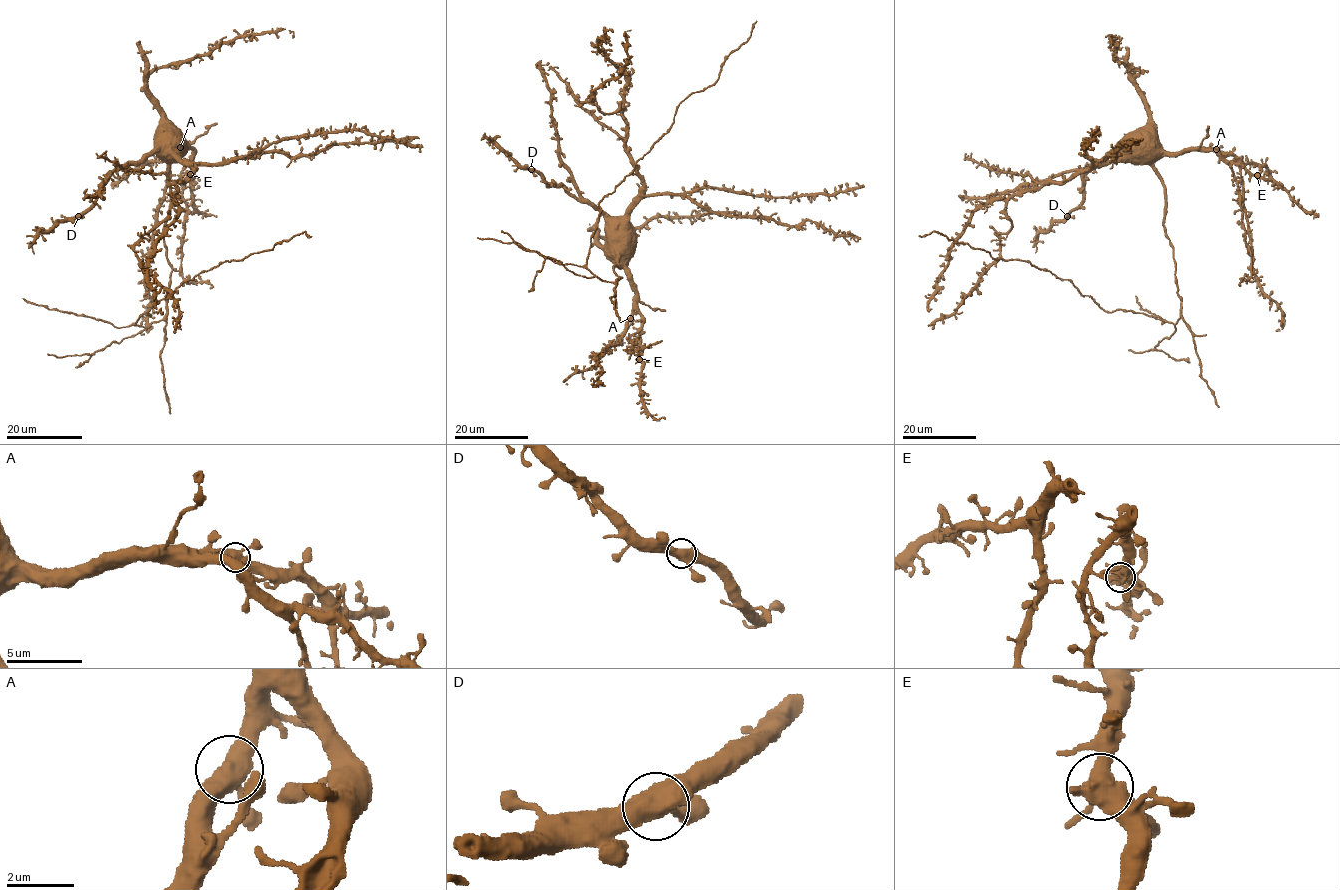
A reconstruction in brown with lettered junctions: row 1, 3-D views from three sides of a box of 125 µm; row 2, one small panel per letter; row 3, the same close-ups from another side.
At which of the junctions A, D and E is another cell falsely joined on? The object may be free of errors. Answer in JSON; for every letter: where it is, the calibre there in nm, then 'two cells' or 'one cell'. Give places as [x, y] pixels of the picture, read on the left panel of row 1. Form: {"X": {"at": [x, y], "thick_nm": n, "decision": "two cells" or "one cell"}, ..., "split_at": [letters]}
{"A": {"at": [180, 147], "thick_nm": 480, "decision": "one cell"}, "D": {"at": [78, 216], "thick_nm": 550, "decision": "one cell"}, "E": {"at": [190, 174], "thick_nm": 500, "decision": "one cell"}, "split_at": []}

